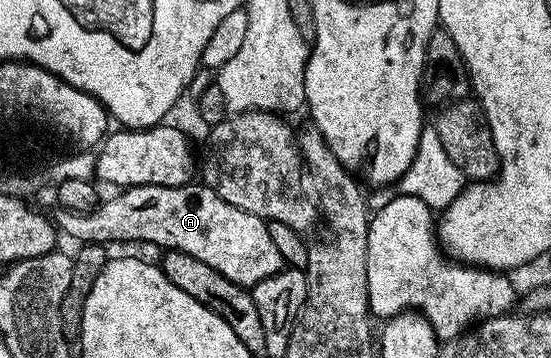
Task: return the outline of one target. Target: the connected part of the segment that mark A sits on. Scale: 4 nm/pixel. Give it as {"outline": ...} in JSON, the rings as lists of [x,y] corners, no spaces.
{"outline":[[[191,182],[180,186],[136,185],[117,194],[119,196],[114,196],[111,200],[103,199],[91,212],[69,212],[58,208],[52,219],[59,233],[63,237],[71,236],[78,240],[79,245],[111,246],[110,244],[118,244],[121,240],[143,240],[146,244],[155,244],[158,250],[192,254],[192,258],[200,258],[200,262],[212,266],[212,270],[220,270],[224,278],[248,289],[253,289],[264,278],[272,278],[284,267],[280,251],[276,250],[275,243],[269,238],[267,221],[224,202],[224,198],[217,196],[205,183]]]}

